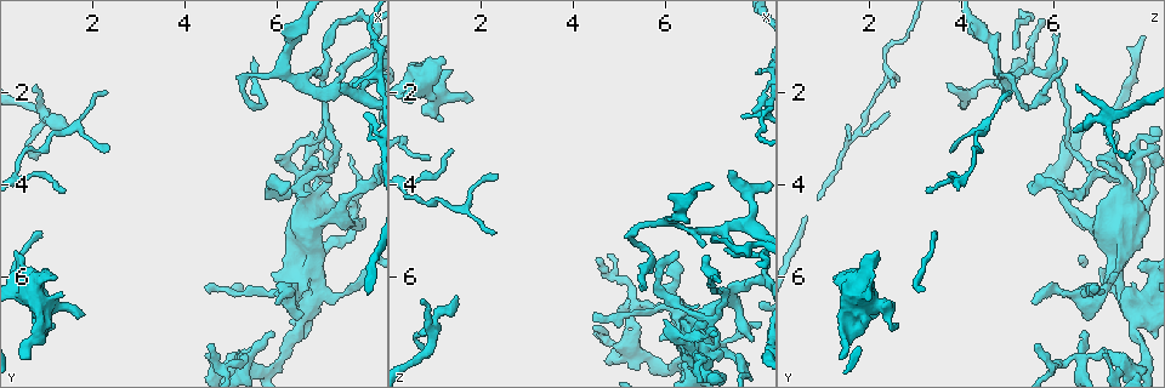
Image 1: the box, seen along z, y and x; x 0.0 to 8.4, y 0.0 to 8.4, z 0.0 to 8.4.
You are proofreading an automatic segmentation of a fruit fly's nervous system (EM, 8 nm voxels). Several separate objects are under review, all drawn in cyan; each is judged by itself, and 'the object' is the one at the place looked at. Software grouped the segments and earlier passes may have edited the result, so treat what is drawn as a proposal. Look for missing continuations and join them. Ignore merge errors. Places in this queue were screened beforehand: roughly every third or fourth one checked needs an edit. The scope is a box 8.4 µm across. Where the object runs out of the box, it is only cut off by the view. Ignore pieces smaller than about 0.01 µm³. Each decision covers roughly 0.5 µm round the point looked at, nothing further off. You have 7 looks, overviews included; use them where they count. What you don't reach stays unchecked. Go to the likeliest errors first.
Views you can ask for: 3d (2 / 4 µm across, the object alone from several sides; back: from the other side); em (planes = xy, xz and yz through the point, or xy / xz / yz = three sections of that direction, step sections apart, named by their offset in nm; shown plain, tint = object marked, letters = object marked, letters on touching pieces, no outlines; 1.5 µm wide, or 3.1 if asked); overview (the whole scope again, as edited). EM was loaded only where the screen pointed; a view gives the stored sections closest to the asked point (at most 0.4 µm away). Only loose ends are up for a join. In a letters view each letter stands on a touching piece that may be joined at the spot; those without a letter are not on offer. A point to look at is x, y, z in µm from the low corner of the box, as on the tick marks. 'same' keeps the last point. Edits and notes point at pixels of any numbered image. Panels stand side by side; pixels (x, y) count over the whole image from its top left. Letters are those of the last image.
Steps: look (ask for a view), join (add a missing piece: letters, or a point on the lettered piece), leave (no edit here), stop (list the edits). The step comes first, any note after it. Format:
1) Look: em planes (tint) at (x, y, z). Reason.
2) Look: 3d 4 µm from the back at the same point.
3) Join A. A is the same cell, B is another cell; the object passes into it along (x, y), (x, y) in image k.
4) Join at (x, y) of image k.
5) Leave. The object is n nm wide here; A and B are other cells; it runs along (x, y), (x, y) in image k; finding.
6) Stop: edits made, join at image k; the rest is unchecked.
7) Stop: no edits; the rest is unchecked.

Look: 3d 2 µm at (1.00, 7.30, 1.80). Free end.

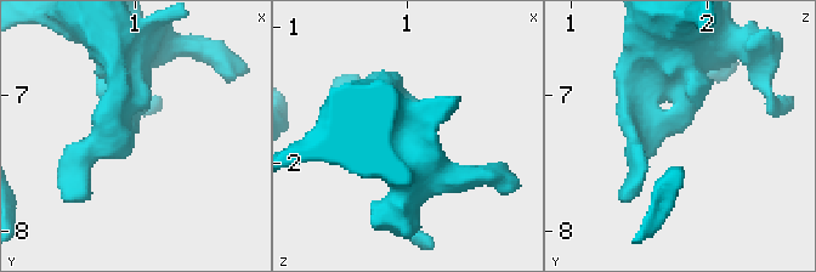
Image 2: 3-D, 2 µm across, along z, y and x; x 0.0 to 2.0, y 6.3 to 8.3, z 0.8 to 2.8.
Look: em xy step 8 (letters) at (1.00, 7.26, 1.80).

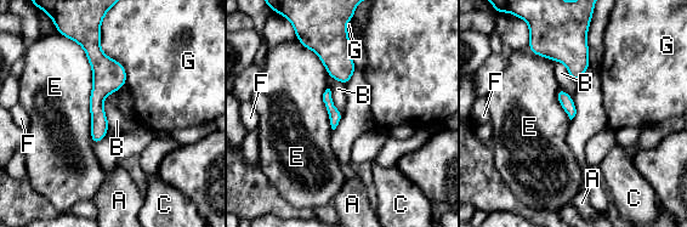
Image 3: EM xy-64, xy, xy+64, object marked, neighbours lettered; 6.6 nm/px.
Look: em planes (letters) at the same point.

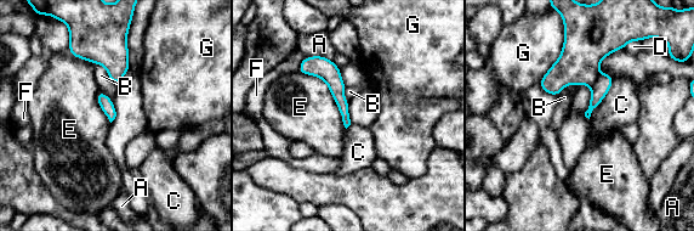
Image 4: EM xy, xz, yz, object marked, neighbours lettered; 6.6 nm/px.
Leave. A, B, C, D, E, F and G are other cells; a border runs along (299, 71), (326, 84), (346, 128) in image 4; none of them fits.

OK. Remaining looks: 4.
Look: em xz step 4 (tint) at (2.35, 2.05, 5.05). Tapers out.

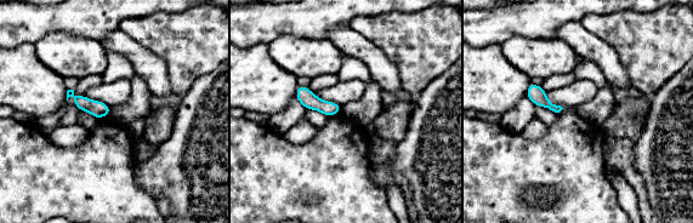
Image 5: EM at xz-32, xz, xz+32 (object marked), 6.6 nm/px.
Look: em xz step 4 (letters) at the same point. See the neighbours.

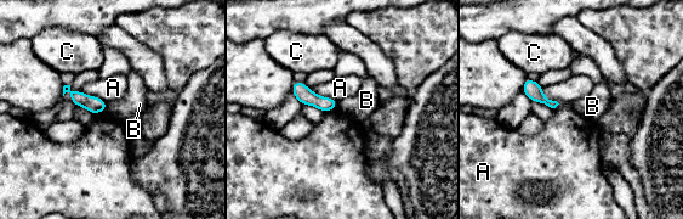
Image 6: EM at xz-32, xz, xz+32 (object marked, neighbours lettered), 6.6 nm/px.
Leave. A, B and C are other cells; none of them fits.

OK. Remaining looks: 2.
Stop: no edits; the rest is unchecked.

